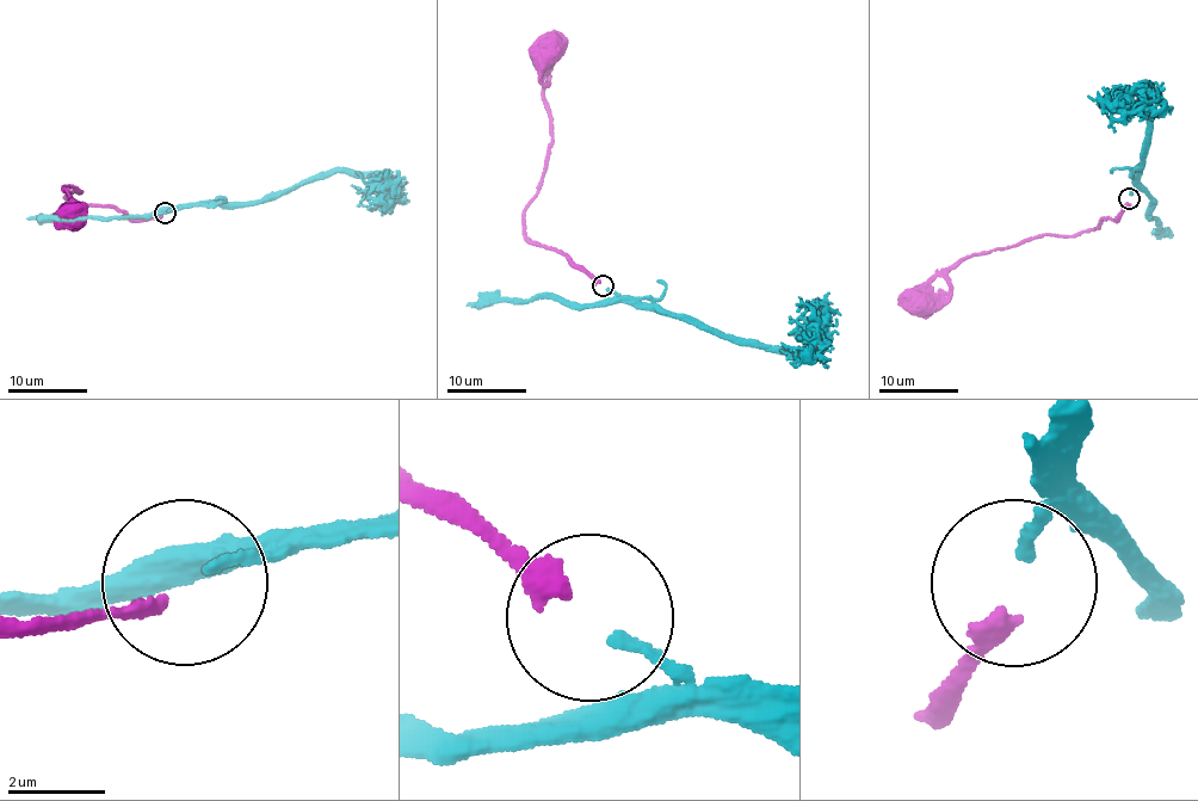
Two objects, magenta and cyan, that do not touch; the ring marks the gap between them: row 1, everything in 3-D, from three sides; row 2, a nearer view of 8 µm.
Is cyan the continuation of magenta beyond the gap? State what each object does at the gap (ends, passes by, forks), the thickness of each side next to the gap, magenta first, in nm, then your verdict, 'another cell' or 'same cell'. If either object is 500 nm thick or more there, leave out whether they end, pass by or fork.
magenta ends there; cyan ends there; 400 nm thick on the magenta side, 200 nm on the other; same cell

